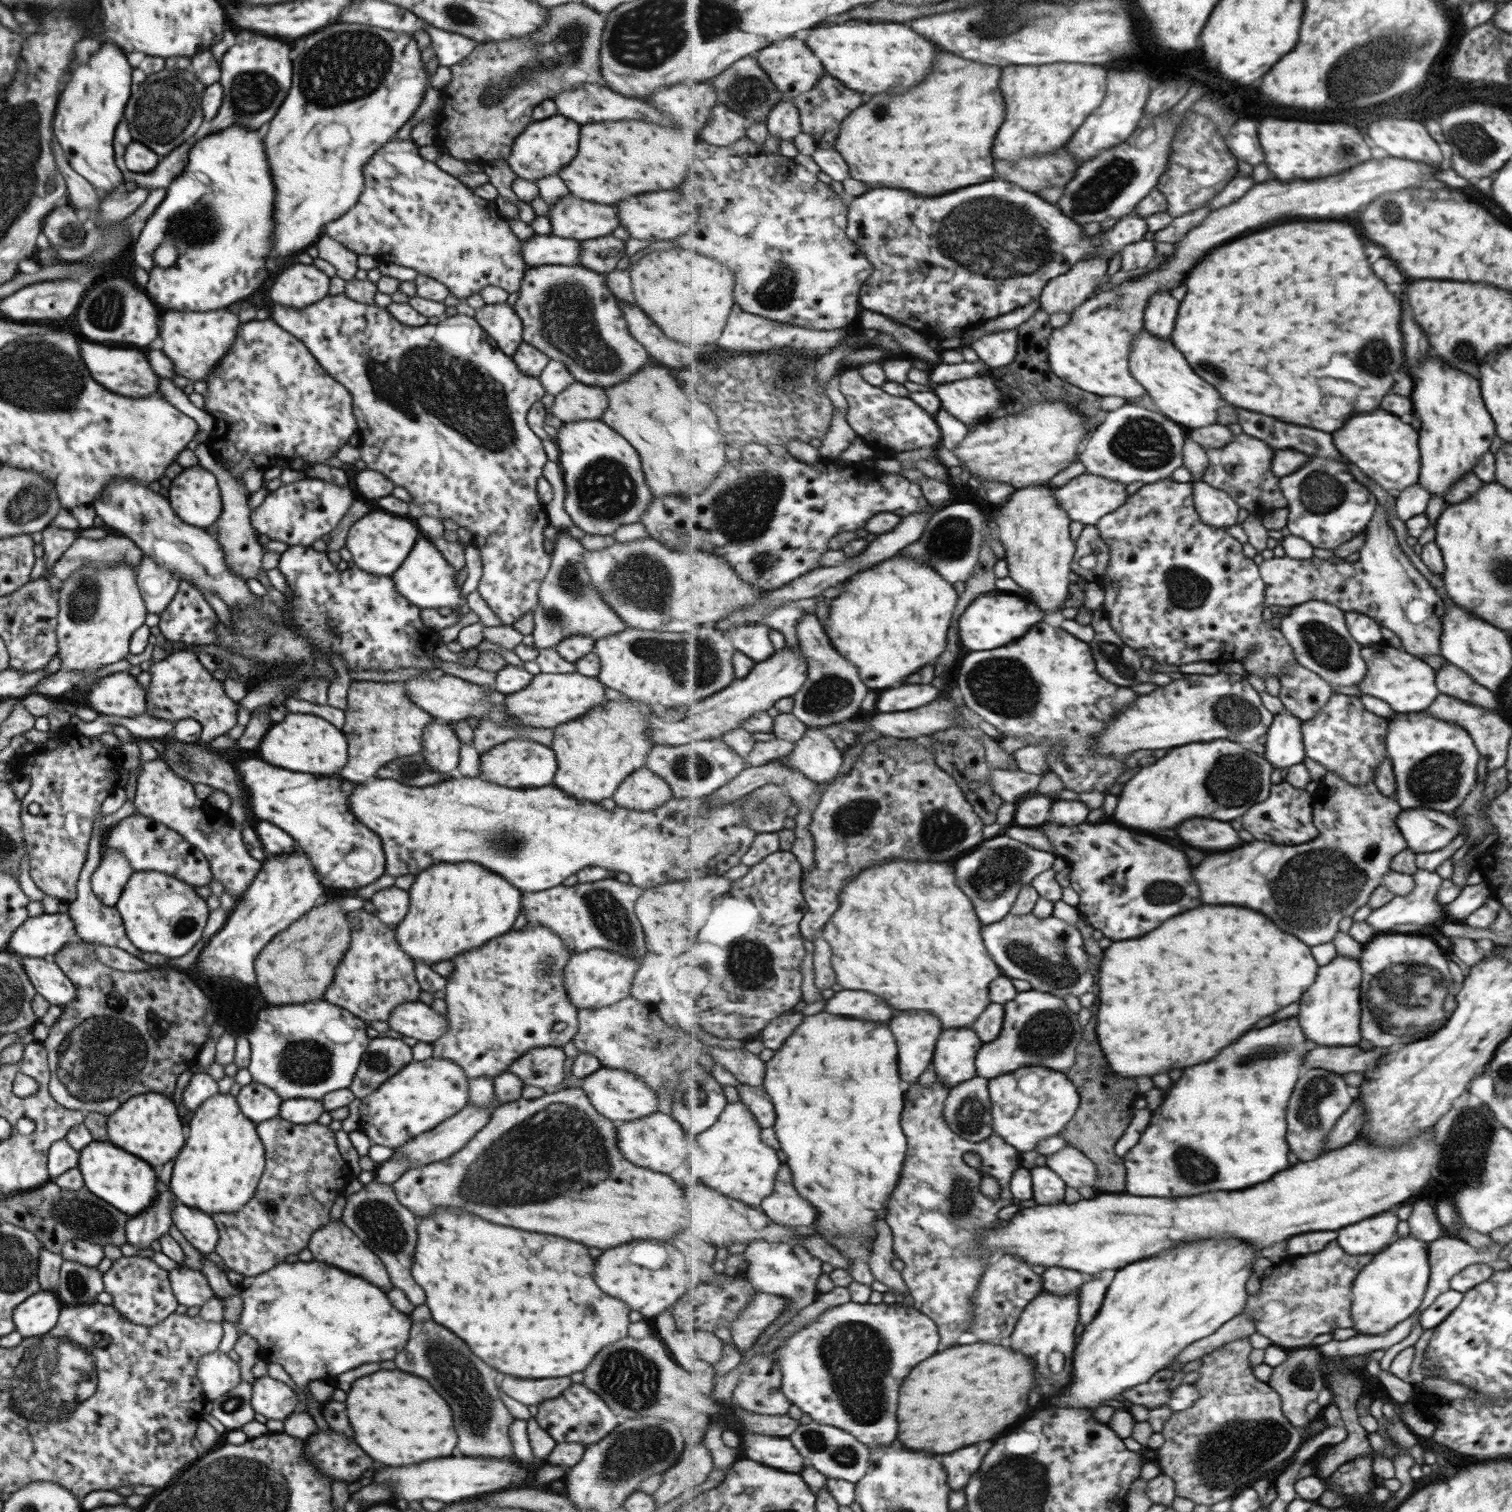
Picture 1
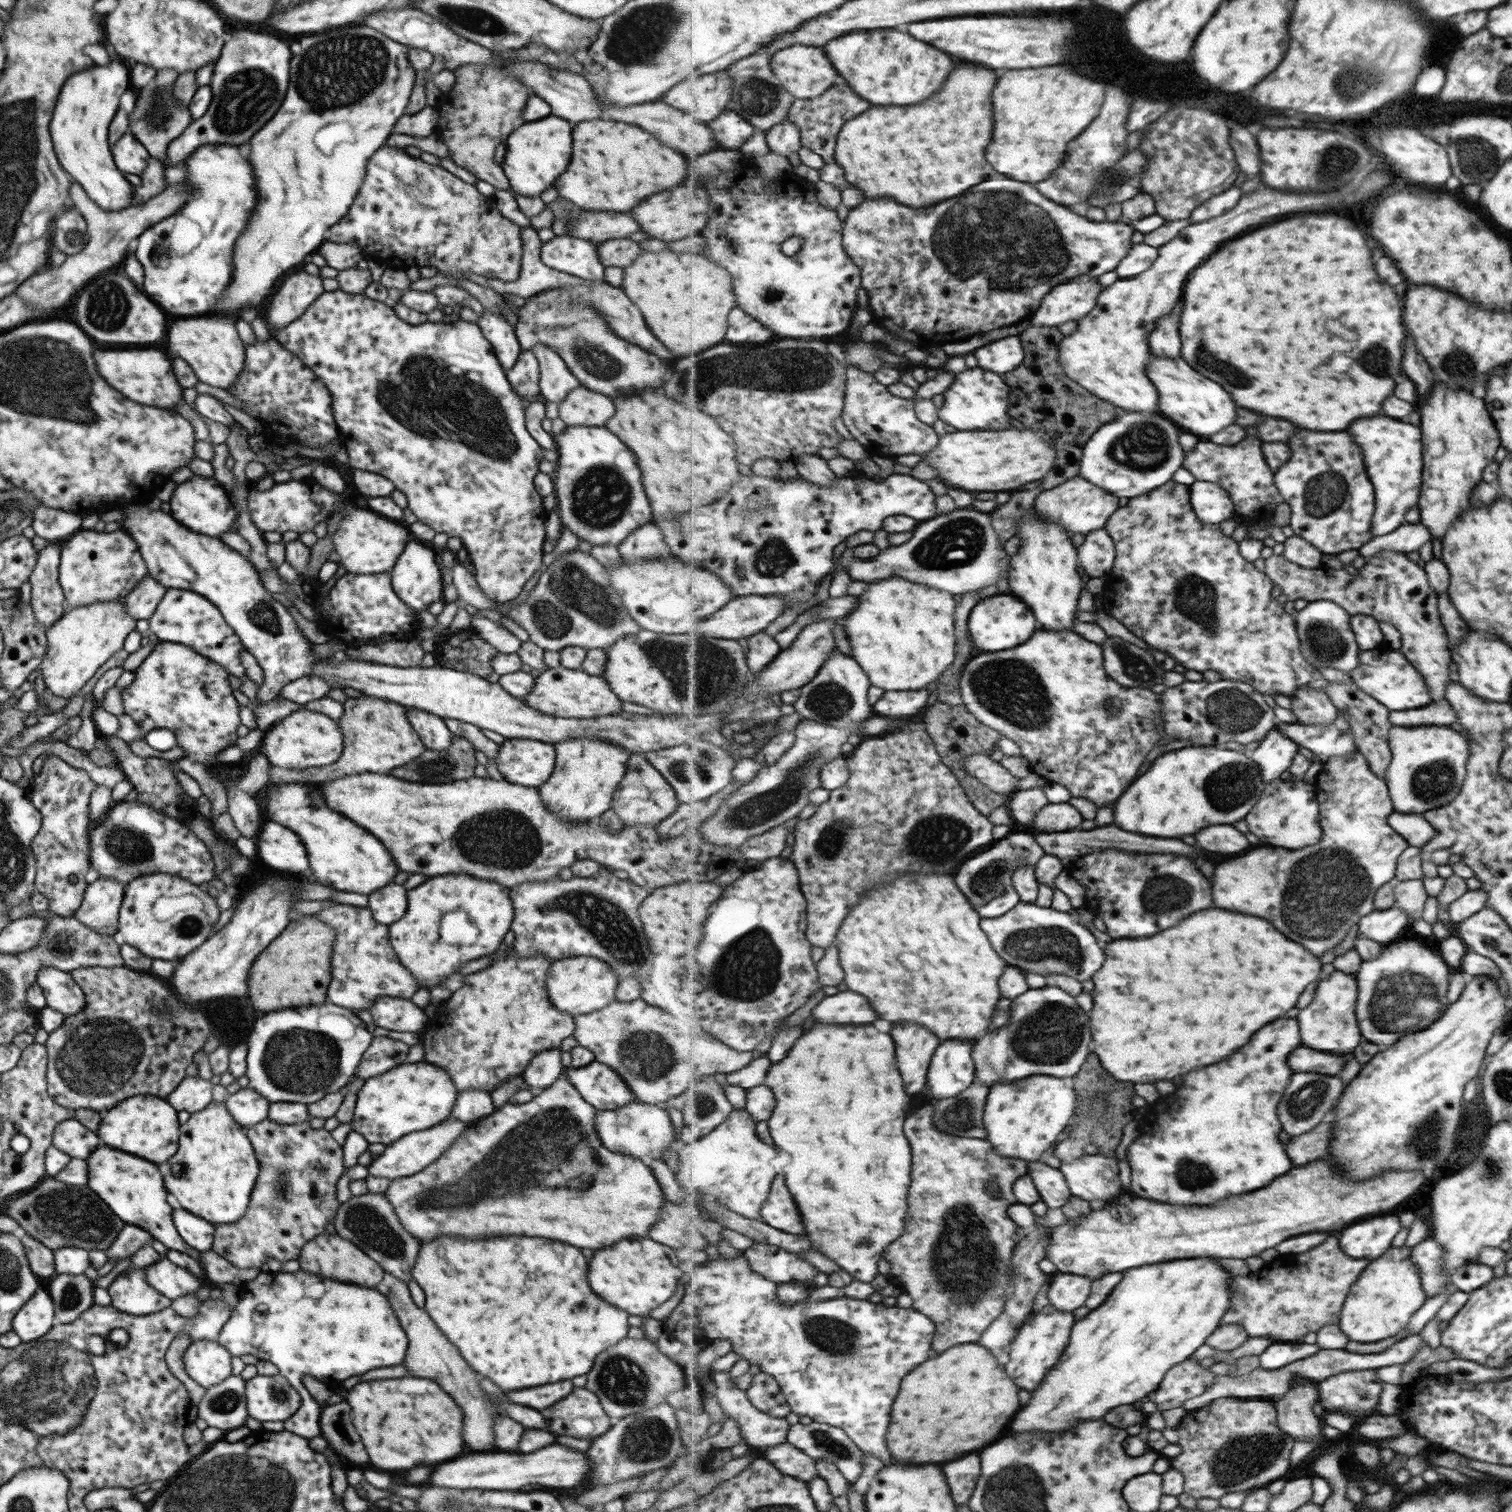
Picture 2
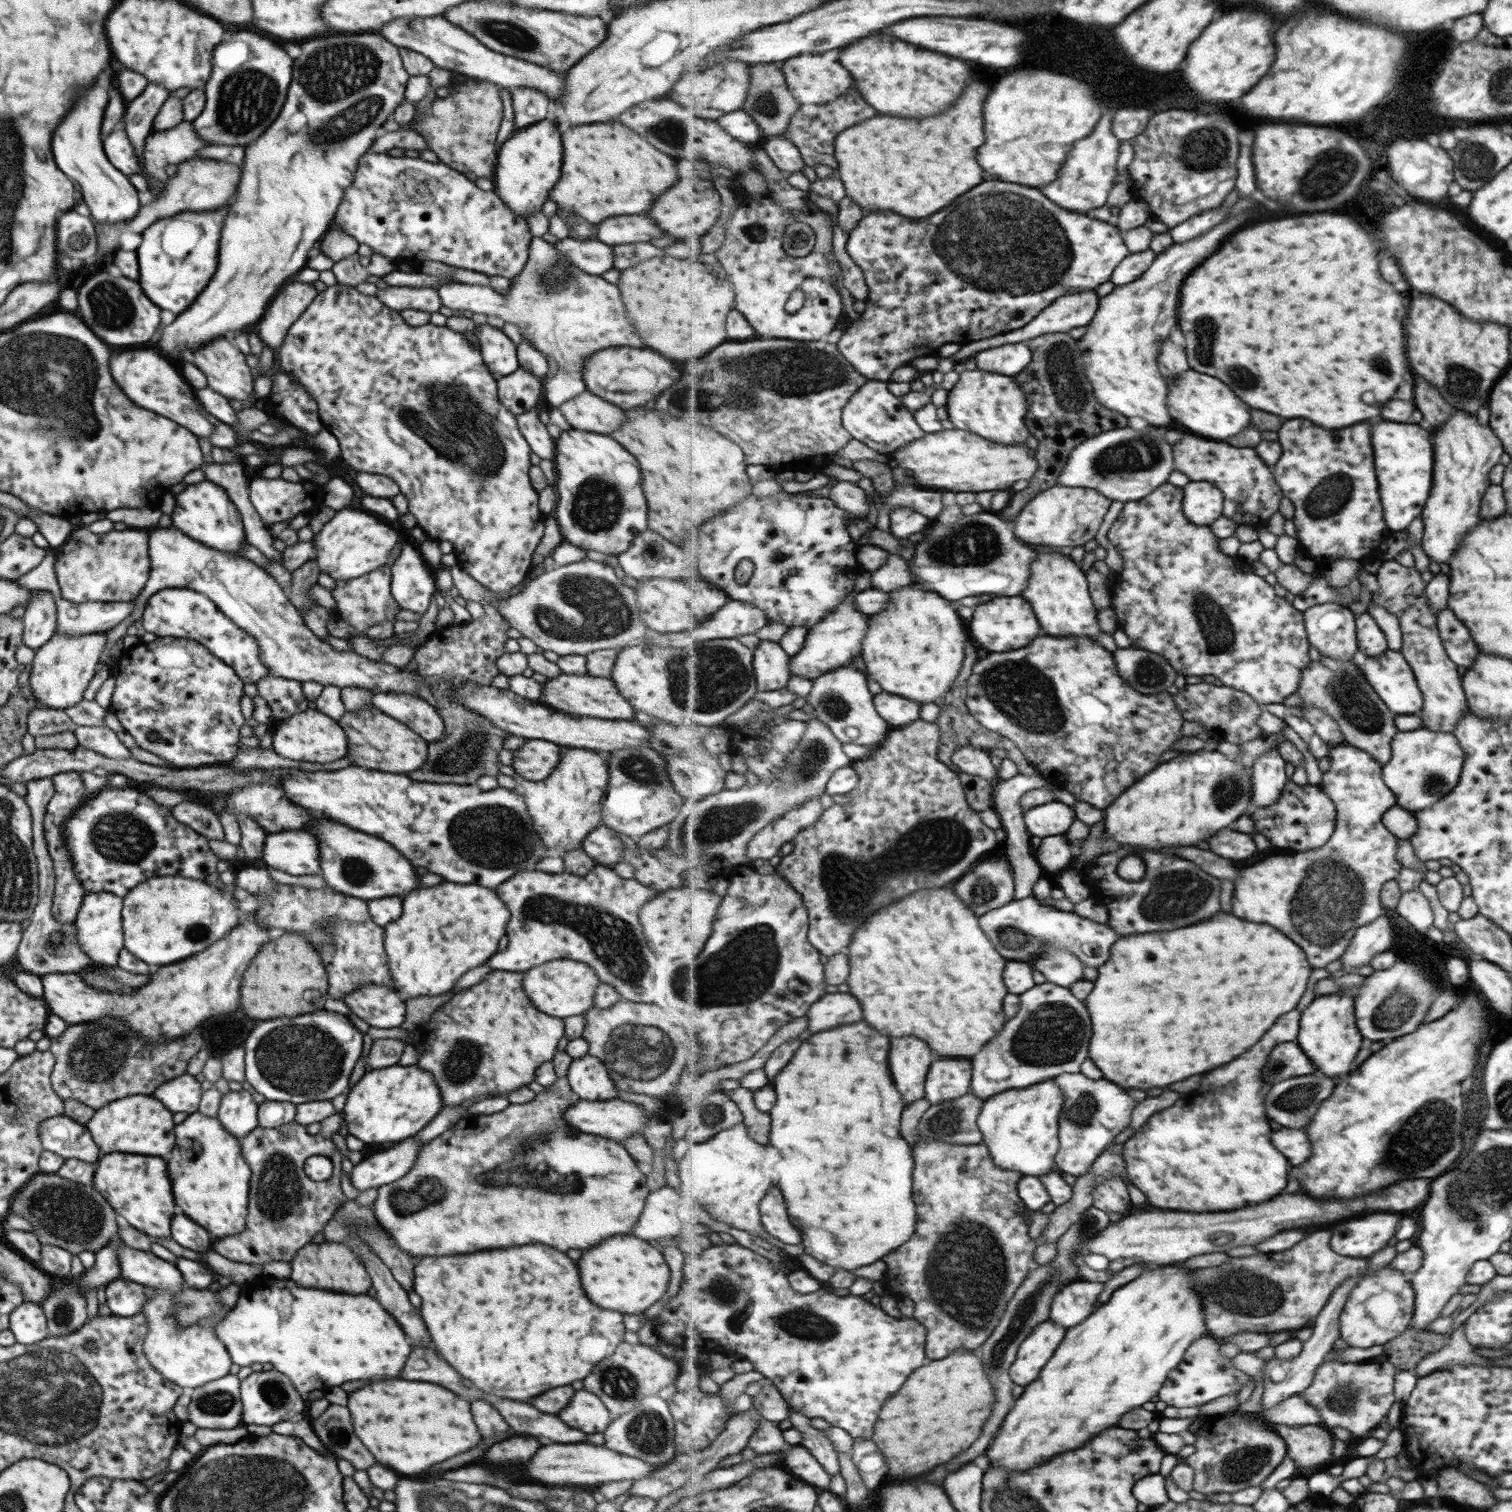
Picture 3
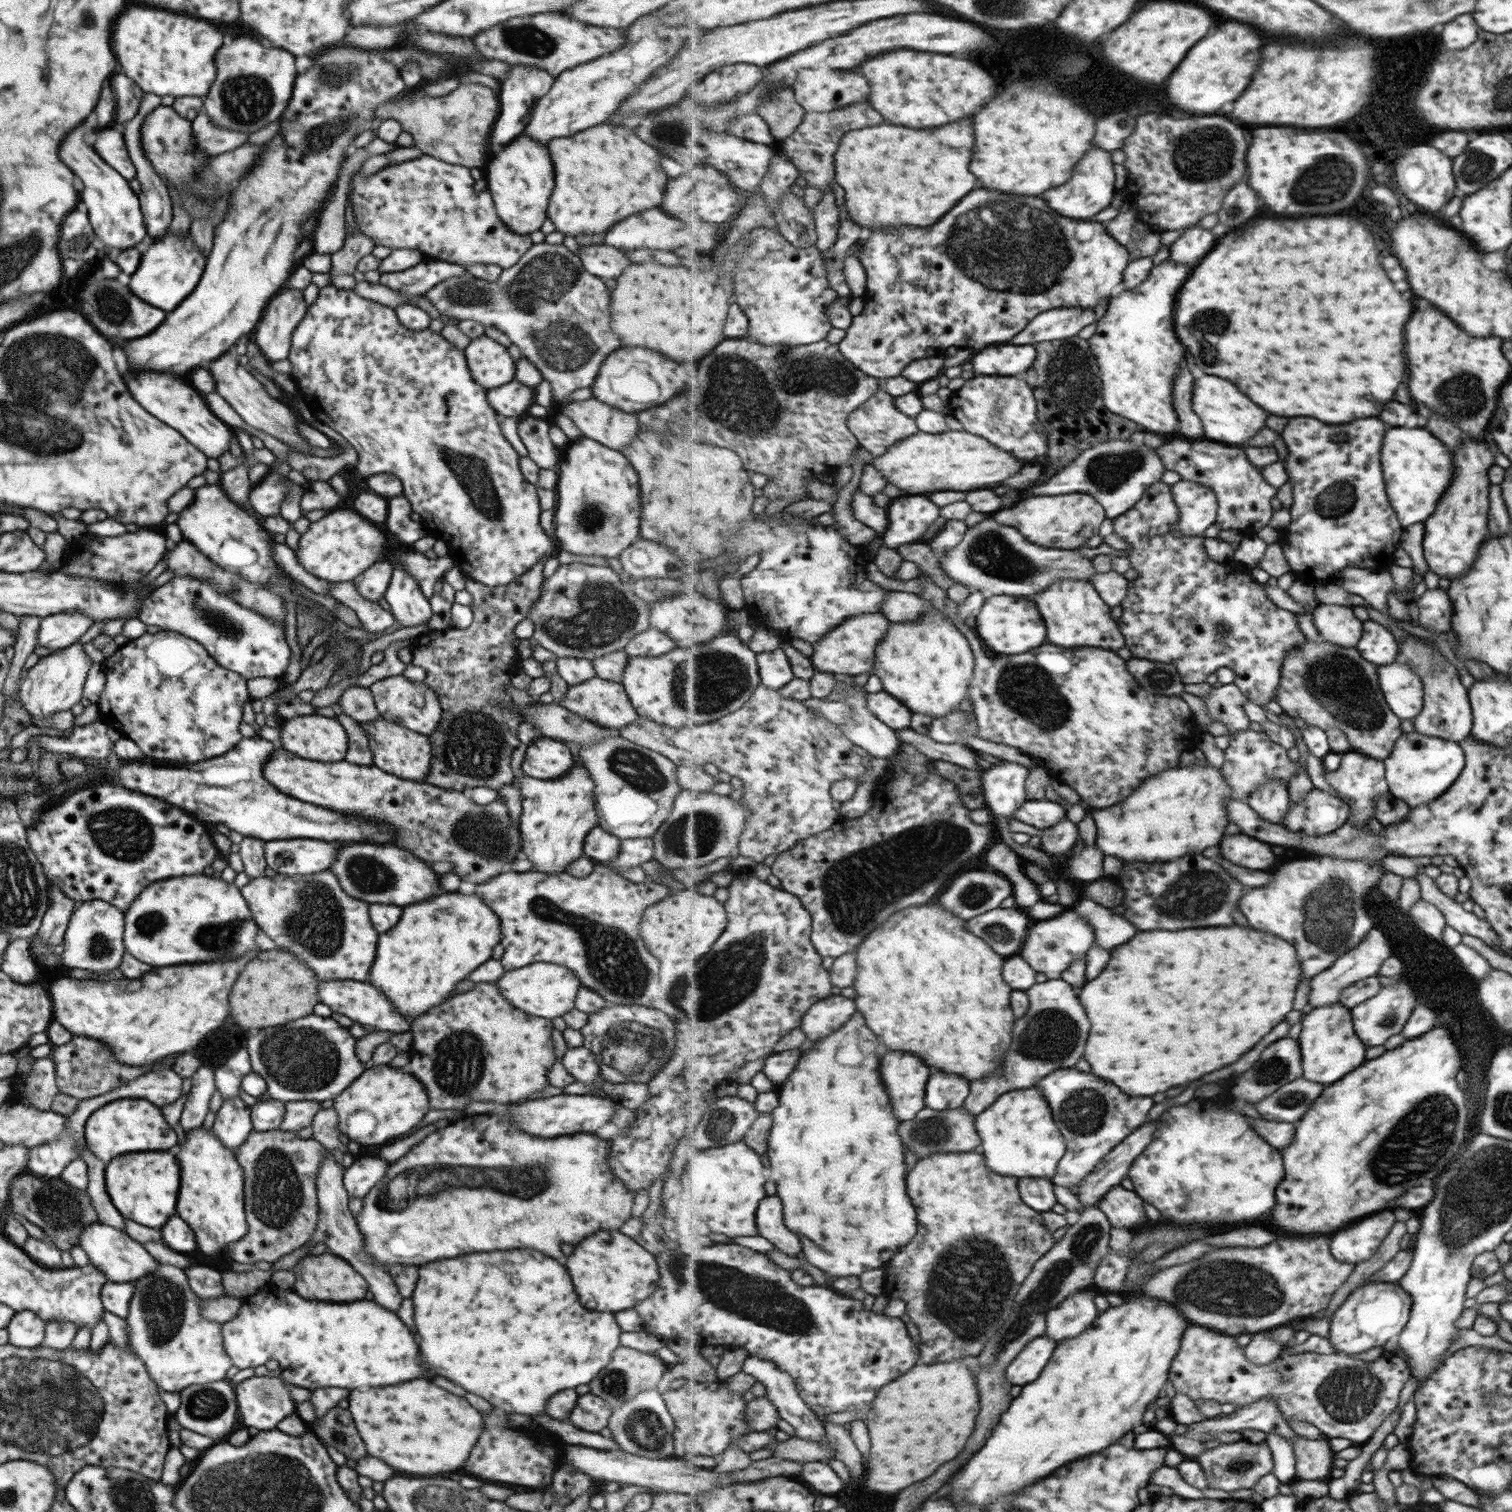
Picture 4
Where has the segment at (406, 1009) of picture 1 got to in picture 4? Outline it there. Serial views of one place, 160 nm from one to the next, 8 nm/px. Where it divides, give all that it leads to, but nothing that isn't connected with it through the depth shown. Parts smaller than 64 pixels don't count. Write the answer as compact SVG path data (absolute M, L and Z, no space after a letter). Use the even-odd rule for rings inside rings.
M319 980L318 1002L326 1004L332 1012L338 1012L347 1016L353 1022L363 1026L372 1026L375 1030L387 1030L389 1032L409 1031L409 1024L395 1012L389 1004L390 1000L372 984L368 982L357 982L353 980Z

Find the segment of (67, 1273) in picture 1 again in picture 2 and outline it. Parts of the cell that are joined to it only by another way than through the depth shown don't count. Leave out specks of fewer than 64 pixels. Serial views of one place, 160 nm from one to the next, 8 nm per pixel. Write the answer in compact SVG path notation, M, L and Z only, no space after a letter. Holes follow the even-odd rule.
M82 1273L56 1274L46 1288L53 1303L52 1324L65 1324L75 1320L92 1304L94 1283Z

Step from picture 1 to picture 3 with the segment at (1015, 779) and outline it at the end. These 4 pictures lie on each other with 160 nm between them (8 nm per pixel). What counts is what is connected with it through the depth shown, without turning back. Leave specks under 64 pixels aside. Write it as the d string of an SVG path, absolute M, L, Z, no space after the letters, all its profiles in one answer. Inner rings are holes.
M965 746L953 754L953 765L957 765L963 772L980 776L997 784L1000 780L999 769L991 762L991 754L986 749Z

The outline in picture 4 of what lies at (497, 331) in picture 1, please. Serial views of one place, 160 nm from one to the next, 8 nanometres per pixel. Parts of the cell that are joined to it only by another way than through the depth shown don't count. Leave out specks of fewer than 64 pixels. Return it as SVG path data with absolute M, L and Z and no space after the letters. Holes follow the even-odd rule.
M486 335L471 339L462 351L472 380L486 390L514 378L514 362L506 347Z

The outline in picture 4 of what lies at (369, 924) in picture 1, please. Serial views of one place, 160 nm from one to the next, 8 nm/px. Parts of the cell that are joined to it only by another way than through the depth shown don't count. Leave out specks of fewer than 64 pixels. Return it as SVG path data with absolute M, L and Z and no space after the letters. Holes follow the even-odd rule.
M319 872L311 876L261 876L239 889L245 899L255 925L261 929L278 949L295 954L316 974L318 980L353 980L368 982L369 971L375 958L378 932L371 927L368 917L368 903L347 896L339 890L339 884L331 872Z

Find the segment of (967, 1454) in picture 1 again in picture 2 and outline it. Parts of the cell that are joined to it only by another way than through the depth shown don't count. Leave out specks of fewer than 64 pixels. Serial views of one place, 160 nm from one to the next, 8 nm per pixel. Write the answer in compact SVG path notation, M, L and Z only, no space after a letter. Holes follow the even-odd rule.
M971 1454L949 1462L943 1470L947 1472L947 1480L951 1480L954 1501L957 1504L969 1504L981 1476L981 1458L977 1454Z

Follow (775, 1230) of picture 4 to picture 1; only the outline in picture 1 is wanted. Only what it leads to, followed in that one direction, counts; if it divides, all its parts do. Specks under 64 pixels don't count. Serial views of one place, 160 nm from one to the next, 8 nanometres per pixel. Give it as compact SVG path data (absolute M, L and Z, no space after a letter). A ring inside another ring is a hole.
M789 1166L779 1172L775 1196L763 1200L762 1210L765 1211L777 1224L787 1226L813 1226L817 1222L819 1210L799 1196Z

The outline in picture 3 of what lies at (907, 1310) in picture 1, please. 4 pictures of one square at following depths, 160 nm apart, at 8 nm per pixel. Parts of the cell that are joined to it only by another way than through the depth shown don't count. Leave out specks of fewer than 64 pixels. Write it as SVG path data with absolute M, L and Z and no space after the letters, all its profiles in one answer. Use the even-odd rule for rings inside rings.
M719 1241L712 1243L703 1243L702 1245L689 1246L683 1259L683 1267L681 1268L682 1281L679 1292L668 1300L667 1306L660 1310L658 1316L650 1319L653 1329L659 1336L659 1339L677 1339L685 1342L692 1350L705 1350L711 1343L717 1342L721 1347L727 1348L731 1352L741 1354L743 1358L751 1361L755 1365L755 1371L764 1374L765 1379L770 1380L784 1394L786 1400L795 1408L797 1413L801 1413L809 1418L822 1418L833 1427L839 1427L846 1430L853 1438L871 1438L875 1432L875 1422L879 1420L879 1412L885 1404L885 1400L889 1400L891 1396L895 1396L901 1386L907 1382L907 1378L921 1366L925 1366L927 1362L927 1354L925 1354L925 1342L927 1342L927 1327L913 1316L903 1316L902 1319L889 1316L878 1306L871 1304L869 1300L865 1300L860 1296L845 1295L837 1296L837 1294L819 1289L811 1294L801 1294L797 1292L790 1283L789 1274L783 1273L781 1269L777 1269L773 1262L769 1261L765 1256L744 1248L737 1243L731 1245L719 1245Z

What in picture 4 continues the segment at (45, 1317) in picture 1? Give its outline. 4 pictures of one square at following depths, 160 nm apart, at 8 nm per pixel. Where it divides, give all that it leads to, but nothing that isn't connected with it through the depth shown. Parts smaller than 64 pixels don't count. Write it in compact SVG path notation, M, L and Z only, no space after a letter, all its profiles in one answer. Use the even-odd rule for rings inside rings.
M14 1312L5 1330L8 1343L21 1348L39 1347L44 1337L44 1323L34 1312Z

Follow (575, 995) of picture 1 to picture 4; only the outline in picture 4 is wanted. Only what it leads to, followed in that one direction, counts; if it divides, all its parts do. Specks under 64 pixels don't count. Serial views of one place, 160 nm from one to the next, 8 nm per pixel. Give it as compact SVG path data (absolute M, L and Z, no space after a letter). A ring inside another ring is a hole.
M544 962L531 963L515 970L504 971L503 976L498 980L499 982L495 984L511 1006L528 1015L550 1020L561 1017L565 1012L574 1008L575 995L581 986L572 970L558 964Z

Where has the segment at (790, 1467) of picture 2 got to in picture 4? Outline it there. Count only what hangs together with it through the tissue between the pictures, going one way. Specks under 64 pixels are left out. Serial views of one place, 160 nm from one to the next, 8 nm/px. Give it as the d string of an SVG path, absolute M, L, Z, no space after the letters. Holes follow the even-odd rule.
M813 1461L805 1463L801 1476L808 1486L823 1496L835 1496L843 1488L841 1478L838 1477L838 1474L828 1462Z

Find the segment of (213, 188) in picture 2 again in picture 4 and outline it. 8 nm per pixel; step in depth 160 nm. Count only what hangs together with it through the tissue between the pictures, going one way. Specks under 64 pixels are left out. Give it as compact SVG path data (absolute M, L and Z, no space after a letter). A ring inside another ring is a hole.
M167 231L163 236L155 238L149 246L140 254L140 259L129 280L129 288L135 296L139 296L143 302L159 308L159 310L173 310L199 282L204 264L204 254L193 244L189 233L185 236L181 234L171 234Z

